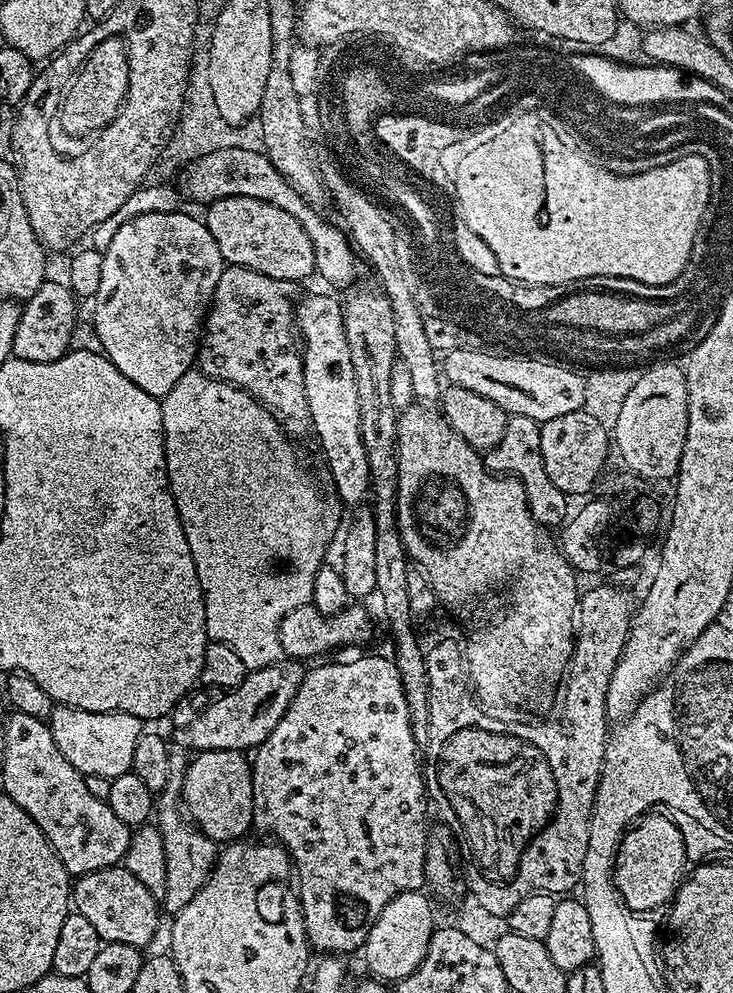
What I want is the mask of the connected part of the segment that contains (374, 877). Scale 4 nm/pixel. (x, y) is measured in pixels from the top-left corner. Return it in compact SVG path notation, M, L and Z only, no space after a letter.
M360 656L357 660L344 660L341 664L324 664L328 662L320 662L315 666L309 667L304 673L302 682L298 686L298 690L294 694L294 698L290 702L290 706L286 706L286 714L282 714L282 718L278 722L278 726L274 726L274 730L270 730L270 738L266 738L266 742L262 742L259 748L255 749L254 755L251 757L252 765L252 785L254 786L254 814L252 815L252 828L255 831L269 832L271 839L280 847L288 851L289 857L294 865L294 876L298 881L298 895L300 898L300 909L304 911L304 925L306 926L306 934L308 935L309 945L313 949L316 948L320 954L345 954L344 952L352 952L363 949L366 942L366 934L370 934L370 926L374 922L374 918L378 918L378 914L382 910L382 906L386 906L386 902L390 902L398 894L403 892L418 892L425 887L424 879L424 862L426 860L426 838L428 837L429 825L424 824L424 804L426 808L426 776L422 771L422 760L418 755L418 741L412 734L412 723L410 722L410 714L406 706L406 694L402 690L402 678L398 674L398 666L395 659L384 656Z

